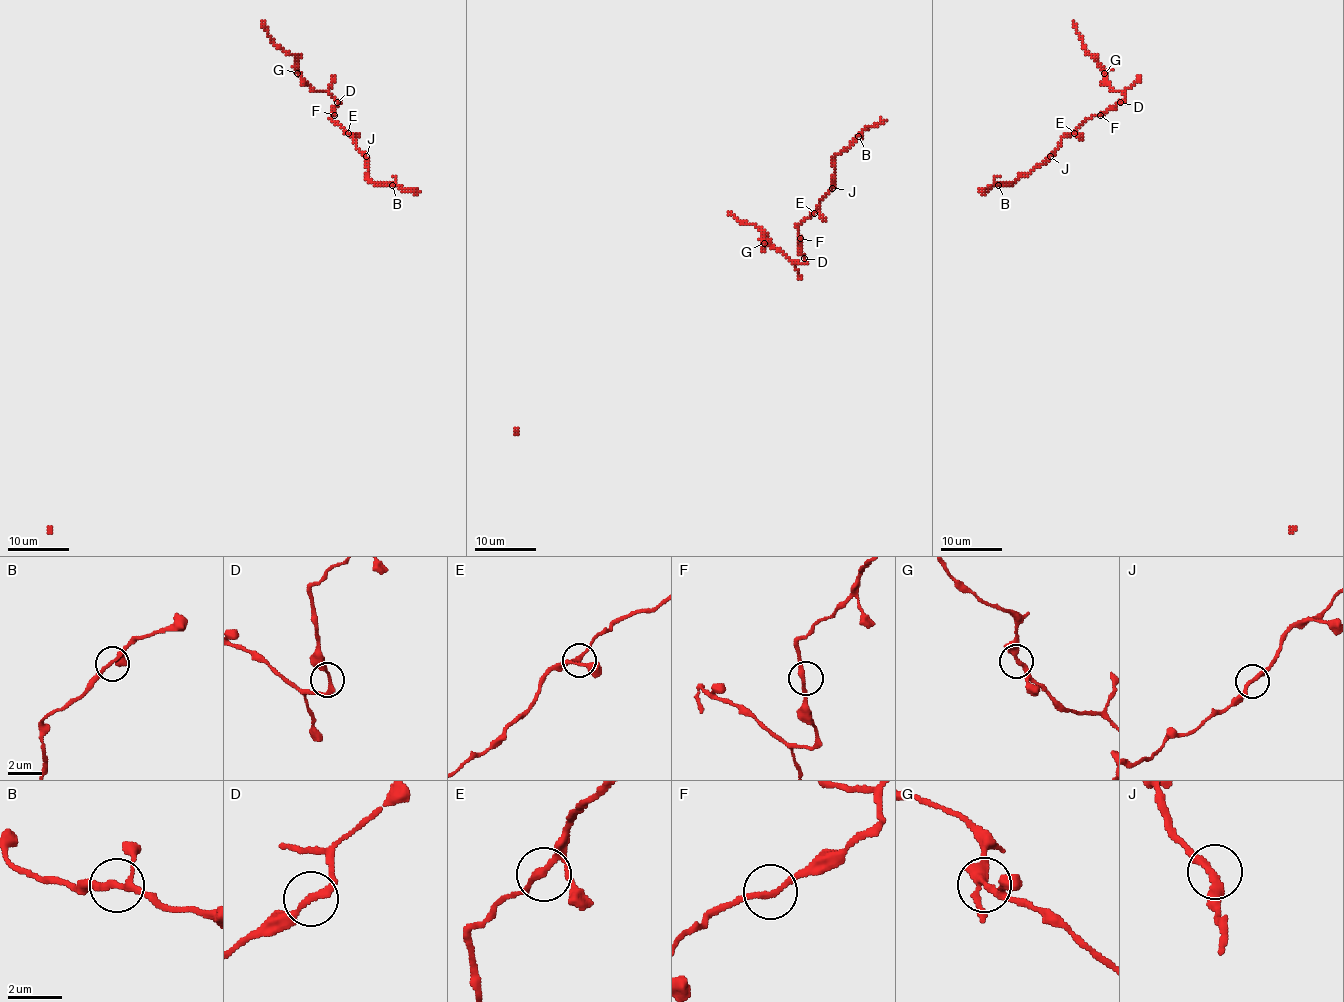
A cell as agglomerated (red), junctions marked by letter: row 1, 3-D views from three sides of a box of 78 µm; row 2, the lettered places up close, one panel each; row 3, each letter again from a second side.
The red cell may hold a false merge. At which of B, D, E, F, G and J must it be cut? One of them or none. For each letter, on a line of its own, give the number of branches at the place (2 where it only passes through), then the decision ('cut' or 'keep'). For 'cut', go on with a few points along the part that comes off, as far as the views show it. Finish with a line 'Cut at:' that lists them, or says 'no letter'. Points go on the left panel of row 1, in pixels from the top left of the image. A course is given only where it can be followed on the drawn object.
B: 3 | keep
D: 2 | keep
E: 3 | keep
F: 2 | keep
G: 3 | keep
J: 2 | keep
Cut at: no letter

